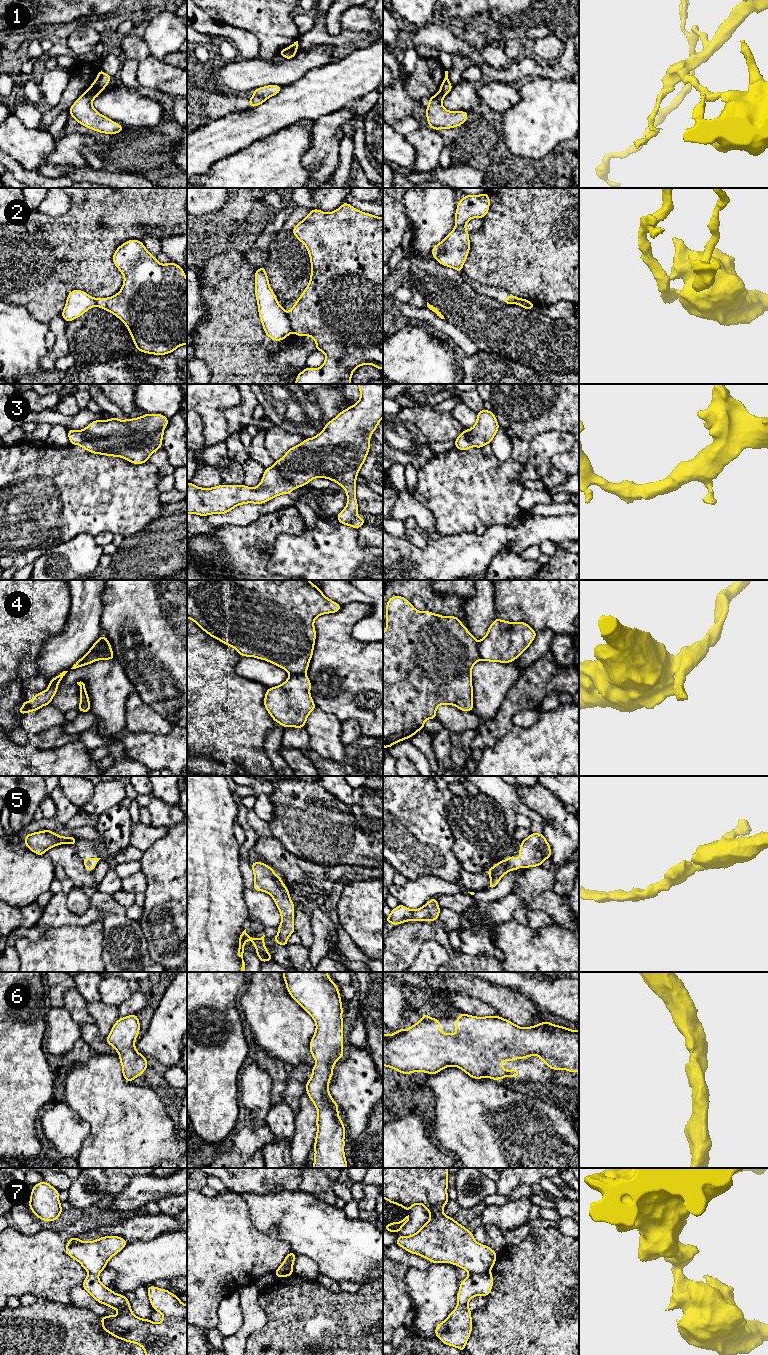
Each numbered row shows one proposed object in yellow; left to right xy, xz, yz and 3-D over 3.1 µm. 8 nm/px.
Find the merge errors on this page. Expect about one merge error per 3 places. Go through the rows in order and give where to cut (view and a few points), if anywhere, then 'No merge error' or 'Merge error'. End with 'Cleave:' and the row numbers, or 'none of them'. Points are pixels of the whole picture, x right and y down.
1: Split along xz (296, 49), (287, 49), (282, 54). Merge error
2: Split along xz (286, 314), (290, 327), (293, 330). Merge error
3: No split. No merge error
4: Split along xy (111, 648), (106, 650), (90, 649). Merge error
5: No split. No merge error
6: No split. No merge error
7: Split along yz (489, 1270), (483, 1273), (470, 1274). Merge error
Cleave: 1, 2, 4, 7

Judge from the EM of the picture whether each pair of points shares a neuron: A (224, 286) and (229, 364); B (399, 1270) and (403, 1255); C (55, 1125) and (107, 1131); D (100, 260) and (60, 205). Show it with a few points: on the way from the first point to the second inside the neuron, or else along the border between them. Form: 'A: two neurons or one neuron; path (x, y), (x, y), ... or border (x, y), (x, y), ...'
A: one neuron; path (233, 305), (233, 339), (229, 345)
B: two neurons; border (393, 1260), (404, 1263), (408, 1267)
C: two neurons; border (75, 1110), (89, 1126), (80, 1151)
D: two neurons; border (71, 199), (59, 216), (41, 212)

